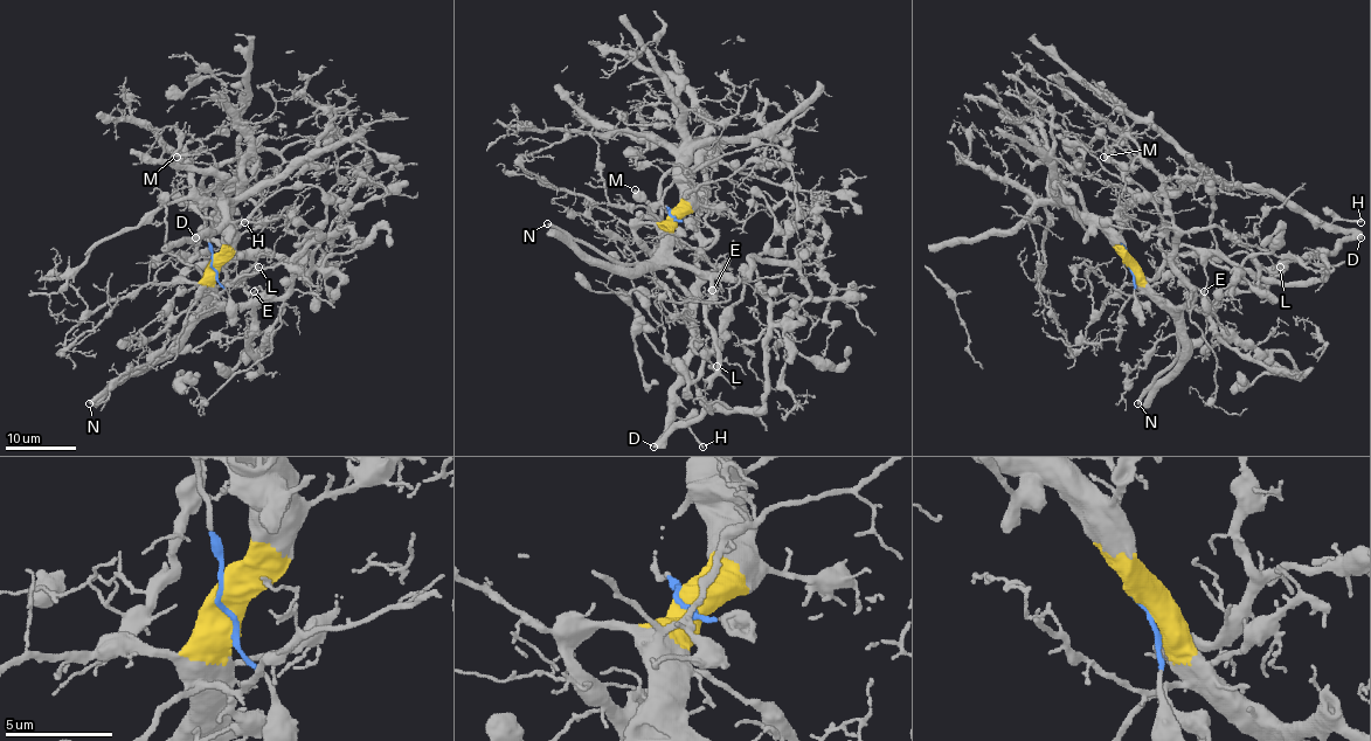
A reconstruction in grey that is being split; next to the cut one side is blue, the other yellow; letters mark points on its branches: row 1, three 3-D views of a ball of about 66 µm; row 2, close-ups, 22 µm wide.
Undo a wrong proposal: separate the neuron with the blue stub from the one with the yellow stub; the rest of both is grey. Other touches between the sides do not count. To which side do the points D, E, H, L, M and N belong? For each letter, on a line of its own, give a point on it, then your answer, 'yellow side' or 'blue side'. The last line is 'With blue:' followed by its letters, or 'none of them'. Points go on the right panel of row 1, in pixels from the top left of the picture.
D: (1361, 237) | blue side
E: (1204, 291) | yellow side
H: (1361, 222) | blue side
L: (1280, 267) | yellow side
M: (1103, 157) | blue side
N: (1137, 403) | yellow side
With blue: D, H, M

